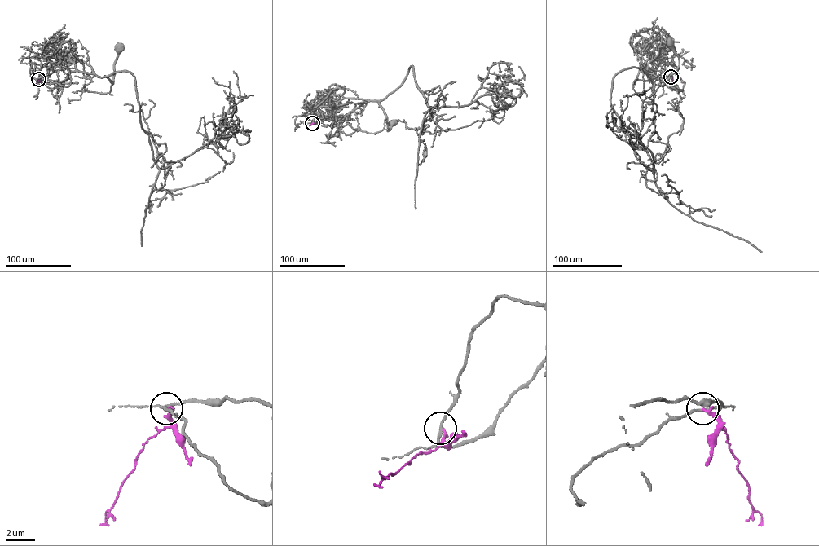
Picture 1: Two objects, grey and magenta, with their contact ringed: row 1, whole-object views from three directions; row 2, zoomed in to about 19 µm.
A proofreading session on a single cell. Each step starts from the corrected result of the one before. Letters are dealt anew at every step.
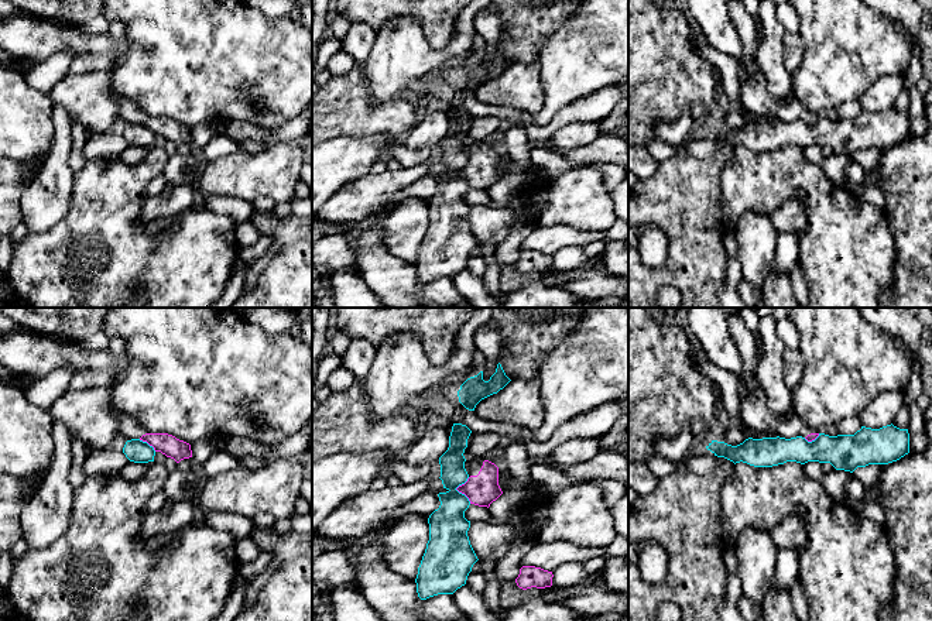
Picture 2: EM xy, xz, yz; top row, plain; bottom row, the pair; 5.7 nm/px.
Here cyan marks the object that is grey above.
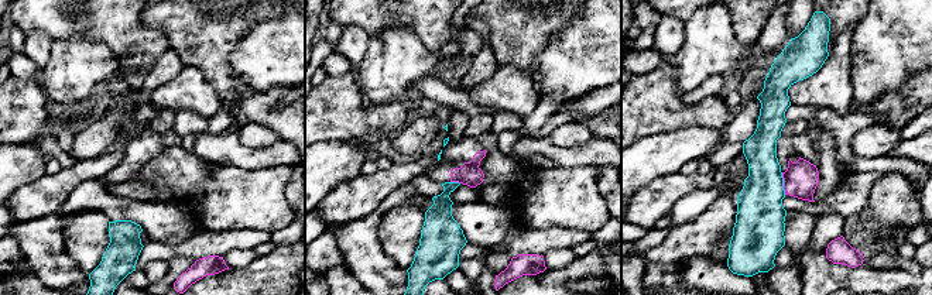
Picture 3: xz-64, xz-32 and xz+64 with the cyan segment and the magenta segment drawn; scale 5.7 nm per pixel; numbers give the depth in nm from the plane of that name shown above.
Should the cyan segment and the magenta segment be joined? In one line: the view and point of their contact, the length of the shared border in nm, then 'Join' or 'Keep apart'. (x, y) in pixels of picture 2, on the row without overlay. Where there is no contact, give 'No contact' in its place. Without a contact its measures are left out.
Touches cyan at xz (456, 174). Shared border 150 nm. Keep apart

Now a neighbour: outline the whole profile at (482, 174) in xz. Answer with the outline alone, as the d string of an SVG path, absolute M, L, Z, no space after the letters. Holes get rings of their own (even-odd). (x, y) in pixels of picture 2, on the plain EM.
M473 141L465 145L465 152L469 162L456 174L465 178L470 188L489 192L503 178L498 169L498 151L482 141Z

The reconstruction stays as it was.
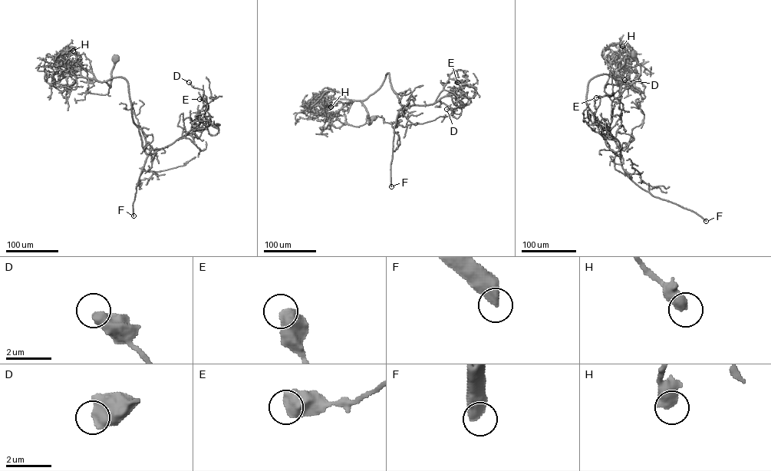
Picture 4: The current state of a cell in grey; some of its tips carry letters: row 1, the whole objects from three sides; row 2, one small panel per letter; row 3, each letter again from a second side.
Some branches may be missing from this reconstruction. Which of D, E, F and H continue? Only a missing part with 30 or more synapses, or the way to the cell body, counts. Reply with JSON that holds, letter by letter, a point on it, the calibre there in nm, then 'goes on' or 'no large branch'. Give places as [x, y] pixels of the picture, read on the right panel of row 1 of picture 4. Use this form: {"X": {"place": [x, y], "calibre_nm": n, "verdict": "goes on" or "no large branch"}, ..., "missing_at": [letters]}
{"D": {"place": [624, 80], "calibre_nm": 650, "verdict": "no large branch"}, "E": {"place": [596, 97], "calibre_nm": 700, "verdict": "no large branch"}, "F": {"place": [706, 221], "calibre_nm": 550, "verdict": "goes on"}, "H": {"place": [622, 46], "calibre_nm": 550, "verdict": "no large branch"}, "missing_at": ["F"]}

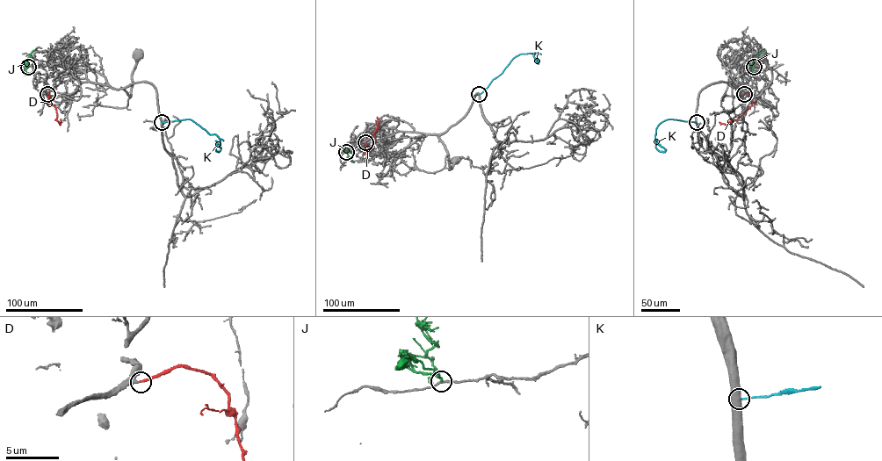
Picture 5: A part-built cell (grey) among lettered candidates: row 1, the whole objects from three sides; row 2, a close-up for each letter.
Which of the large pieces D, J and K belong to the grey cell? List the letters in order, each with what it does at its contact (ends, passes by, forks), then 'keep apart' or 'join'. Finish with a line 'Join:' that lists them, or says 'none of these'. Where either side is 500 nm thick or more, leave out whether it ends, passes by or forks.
D: it ends | join
J: it passes by | keep apart
K: keep apart
Join: D

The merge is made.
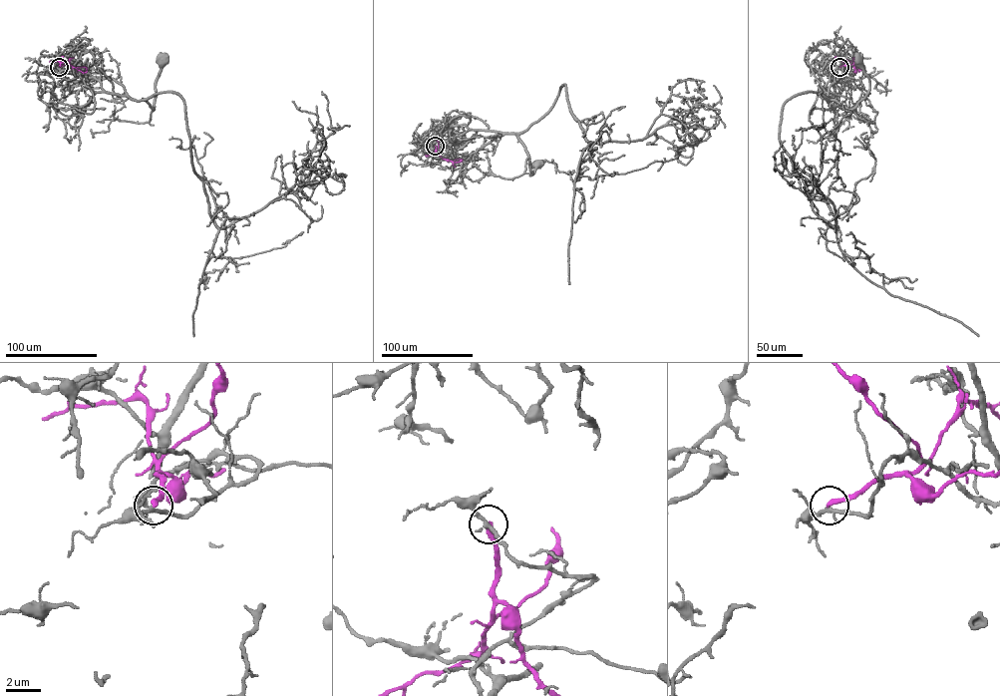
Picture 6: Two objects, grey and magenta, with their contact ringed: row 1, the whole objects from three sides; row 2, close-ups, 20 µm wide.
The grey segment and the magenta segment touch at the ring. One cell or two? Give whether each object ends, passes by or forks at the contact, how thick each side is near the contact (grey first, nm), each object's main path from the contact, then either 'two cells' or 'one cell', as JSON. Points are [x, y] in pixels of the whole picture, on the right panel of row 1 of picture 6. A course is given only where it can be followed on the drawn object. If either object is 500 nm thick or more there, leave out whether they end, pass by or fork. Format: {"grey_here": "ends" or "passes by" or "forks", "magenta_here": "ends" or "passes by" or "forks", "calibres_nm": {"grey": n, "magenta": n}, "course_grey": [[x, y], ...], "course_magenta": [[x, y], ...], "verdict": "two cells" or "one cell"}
{"grey_here": "forks", "magenta_here": "ends", "calibres_nm": {"grey": 190, "magenta": 320}, "course_grey": [[839, 66], [849, 66], [853, 74], [833, 82], [828, 101], [853, 108], [869, 89], [869, 78], [858, 59]], "course_magenta": [[839, 66], [853, 64], [855, 70]], "verdict": "two cells"}

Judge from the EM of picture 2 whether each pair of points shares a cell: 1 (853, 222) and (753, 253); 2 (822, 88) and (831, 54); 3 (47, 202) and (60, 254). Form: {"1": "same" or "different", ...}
{"1": "different", "2": "same", "3": "different"}

